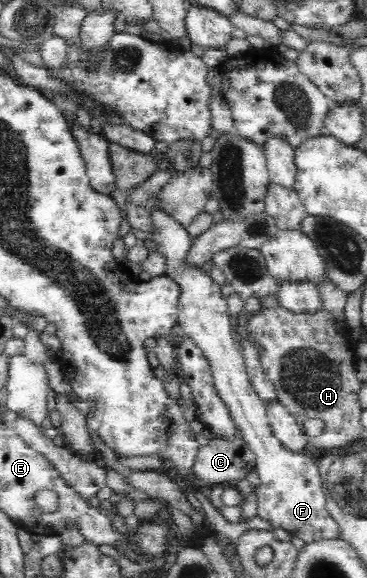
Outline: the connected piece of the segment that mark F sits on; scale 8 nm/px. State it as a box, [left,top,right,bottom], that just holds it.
[142,192,339,543]

